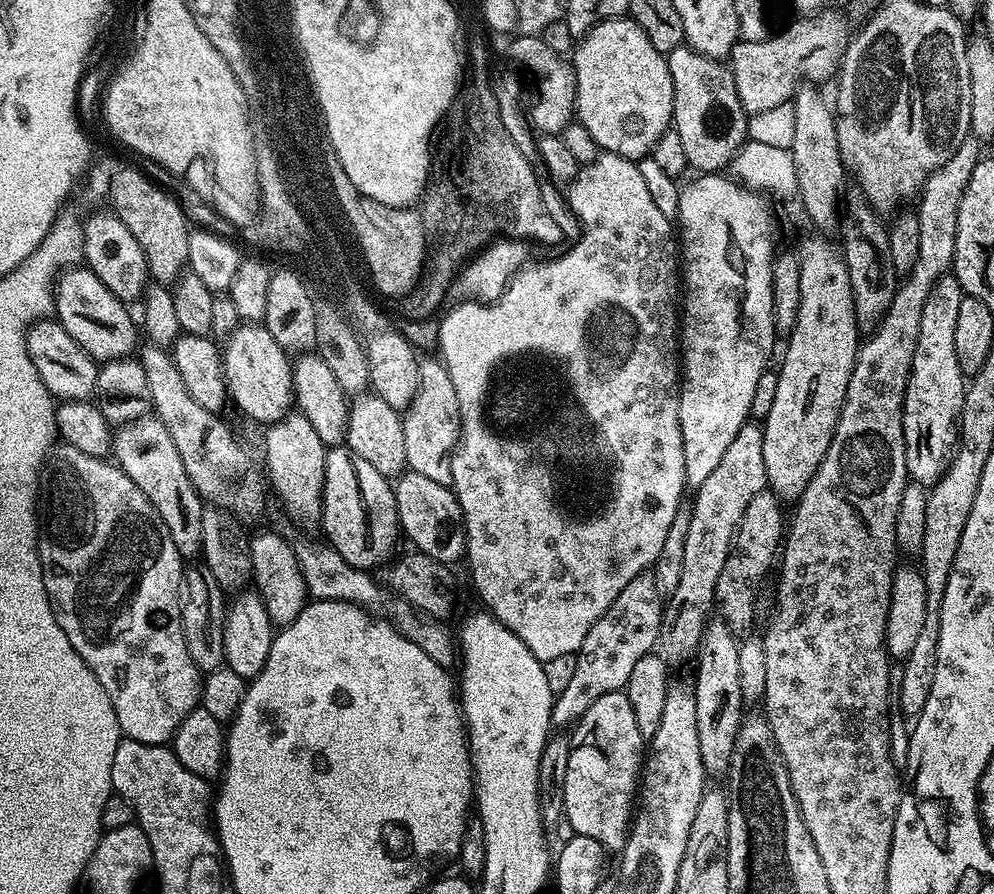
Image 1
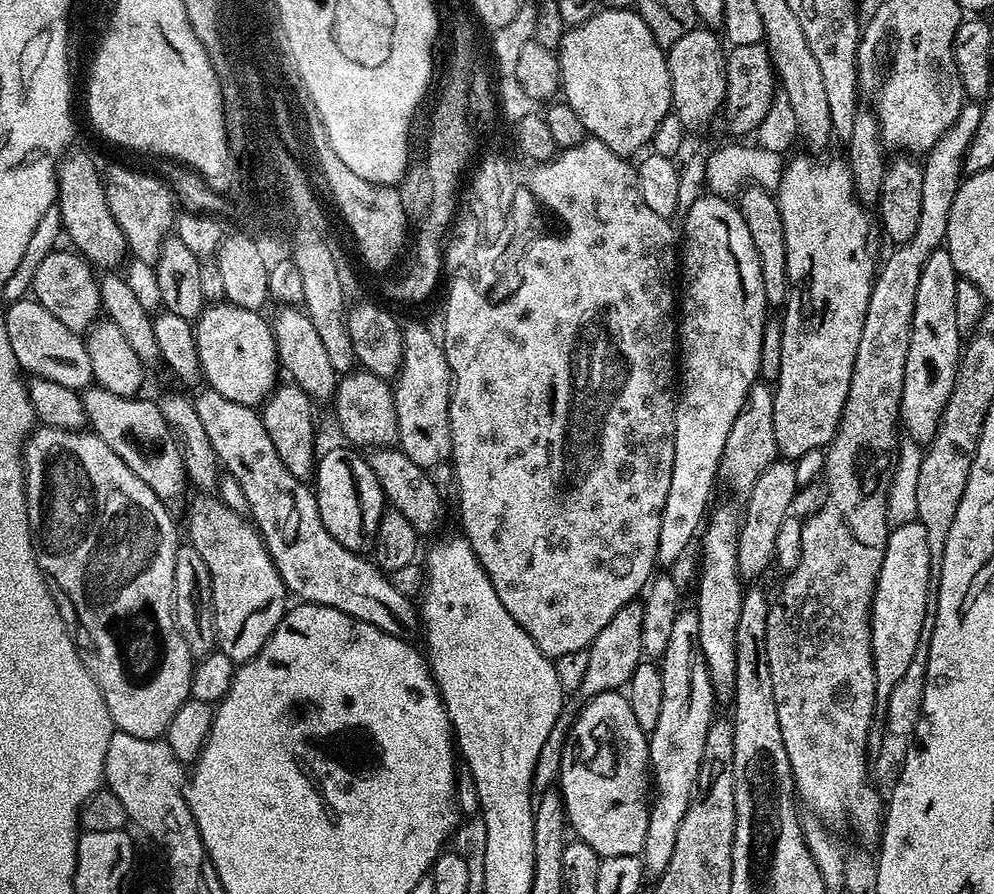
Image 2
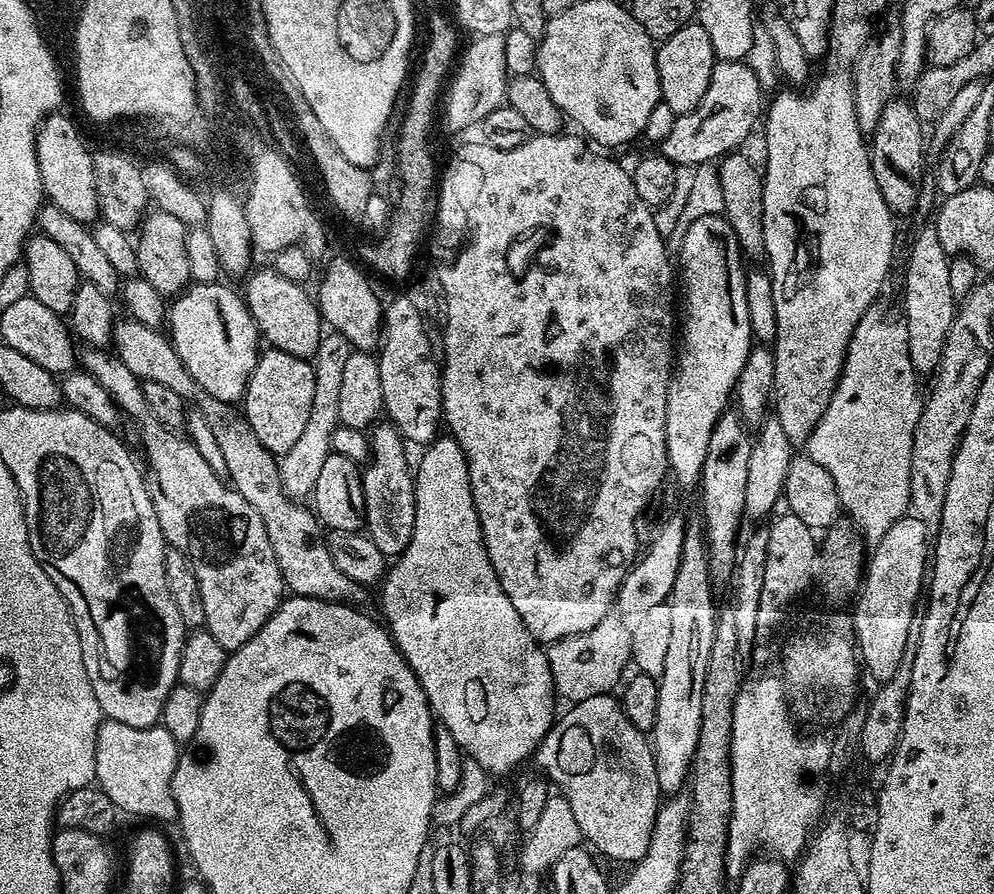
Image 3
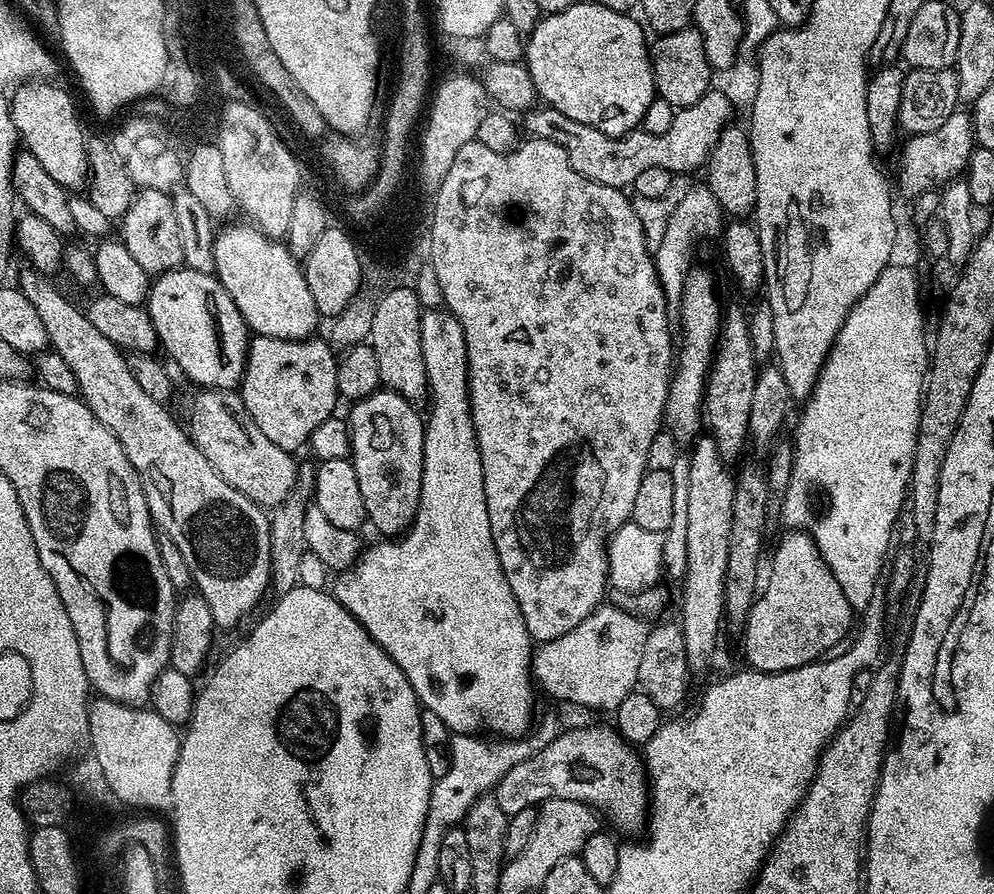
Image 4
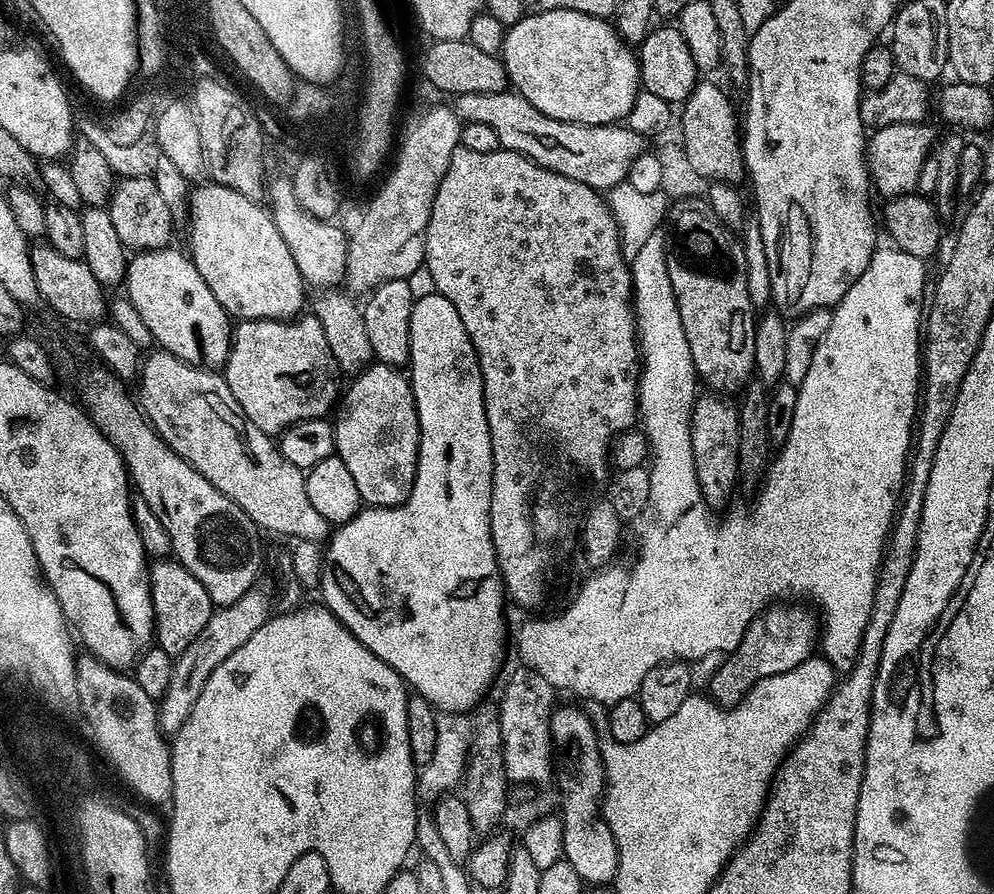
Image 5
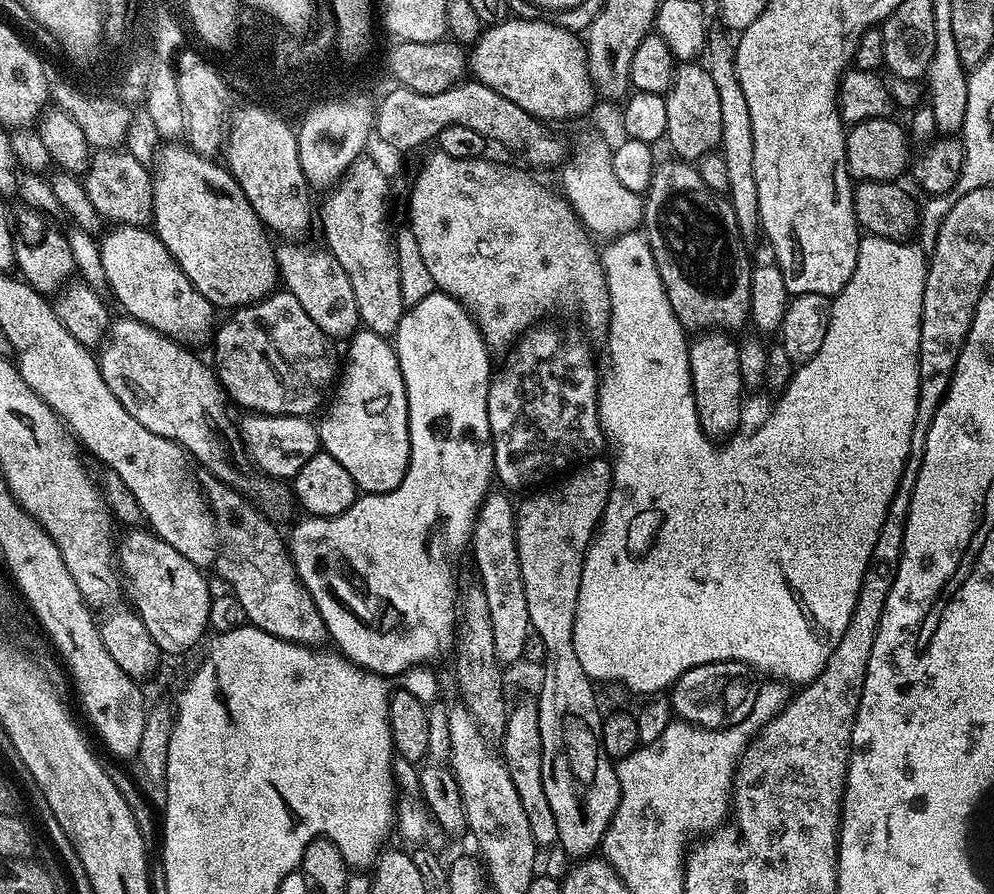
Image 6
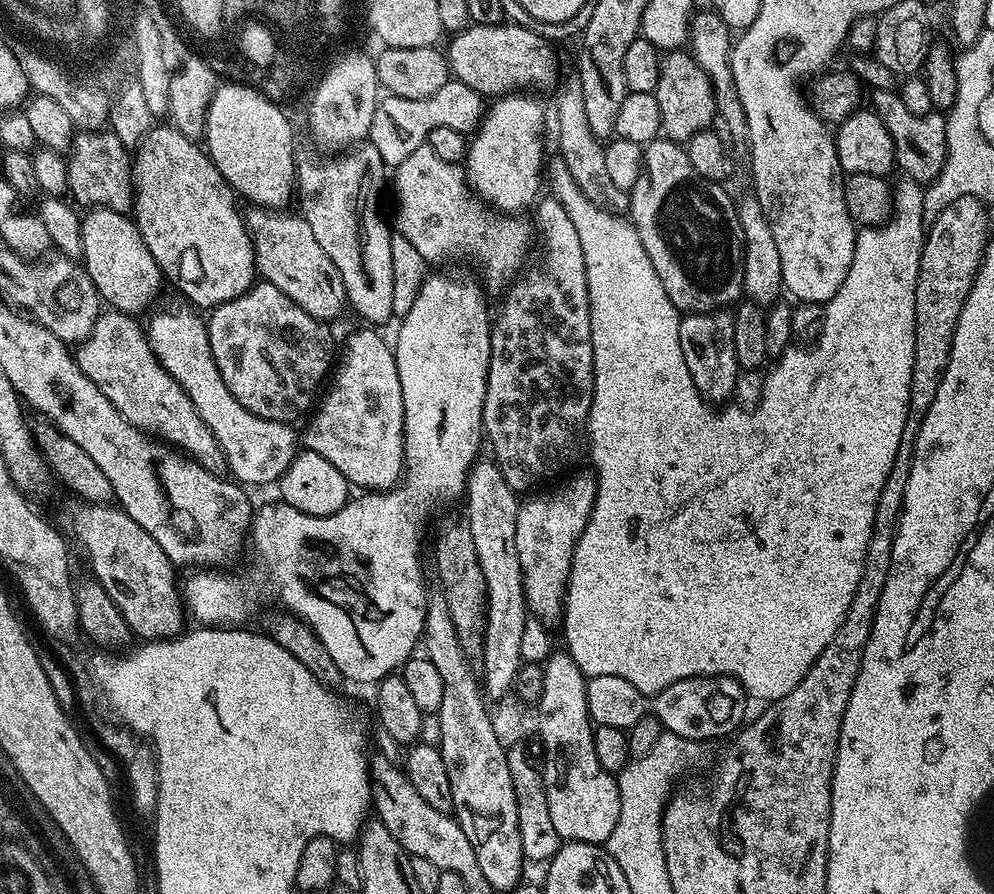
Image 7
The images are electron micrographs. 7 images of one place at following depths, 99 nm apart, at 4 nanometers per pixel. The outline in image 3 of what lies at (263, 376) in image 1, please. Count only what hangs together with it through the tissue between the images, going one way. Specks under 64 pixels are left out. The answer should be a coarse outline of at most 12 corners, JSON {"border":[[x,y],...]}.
{"border":[[192,284],[166,324],[190,378],[239,401],[262,348],[243,295]]}

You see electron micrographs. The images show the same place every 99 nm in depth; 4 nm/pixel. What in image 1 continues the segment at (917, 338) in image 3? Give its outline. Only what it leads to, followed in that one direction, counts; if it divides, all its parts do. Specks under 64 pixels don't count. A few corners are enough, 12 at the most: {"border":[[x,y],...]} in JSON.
{"border":[[931,288],[904,395],[909,477],[931,486],[960,435],[963,297]]}

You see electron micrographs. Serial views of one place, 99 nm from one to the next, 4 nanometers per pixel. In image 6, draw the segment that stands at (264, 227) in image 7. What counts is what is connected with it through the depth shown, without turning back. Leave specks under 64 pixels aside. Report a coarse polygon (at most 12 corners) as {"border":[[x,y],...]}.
{"border":[[276,248],[283,287],[329,338],[361,327],[327,250]]}

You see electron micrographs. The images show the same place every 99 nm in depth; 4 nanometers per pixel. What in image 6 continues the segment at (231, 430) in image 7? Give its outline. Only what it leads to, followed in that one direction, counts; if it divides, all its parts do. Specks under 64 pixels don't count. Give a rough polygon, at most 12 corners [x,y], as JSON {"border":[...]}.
{"border":[[245,415],[259,471],[291,478],[321,451],[306,416]]}

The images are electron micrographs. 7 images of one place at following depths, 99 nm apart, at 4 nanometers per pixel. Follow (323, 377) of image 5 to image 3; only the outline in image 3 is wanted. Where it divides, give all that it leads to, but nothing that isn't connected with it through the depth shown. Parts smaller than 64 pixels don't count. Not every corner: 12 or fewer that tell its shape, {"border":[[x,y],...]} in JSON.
{"border":[[271,346],[242,397],[258,442],[284,456],[314,406],[316,369]]}

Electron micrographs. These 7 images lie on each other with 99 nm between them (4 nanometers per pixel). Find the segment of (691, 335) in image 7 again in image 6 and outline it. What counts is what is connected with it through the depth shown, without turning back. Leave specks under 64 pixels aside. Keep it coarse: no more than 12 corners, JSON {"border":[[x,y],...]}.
{"border":[[720,332],[688,346],[705,436],[740,424],[739,347]]}

